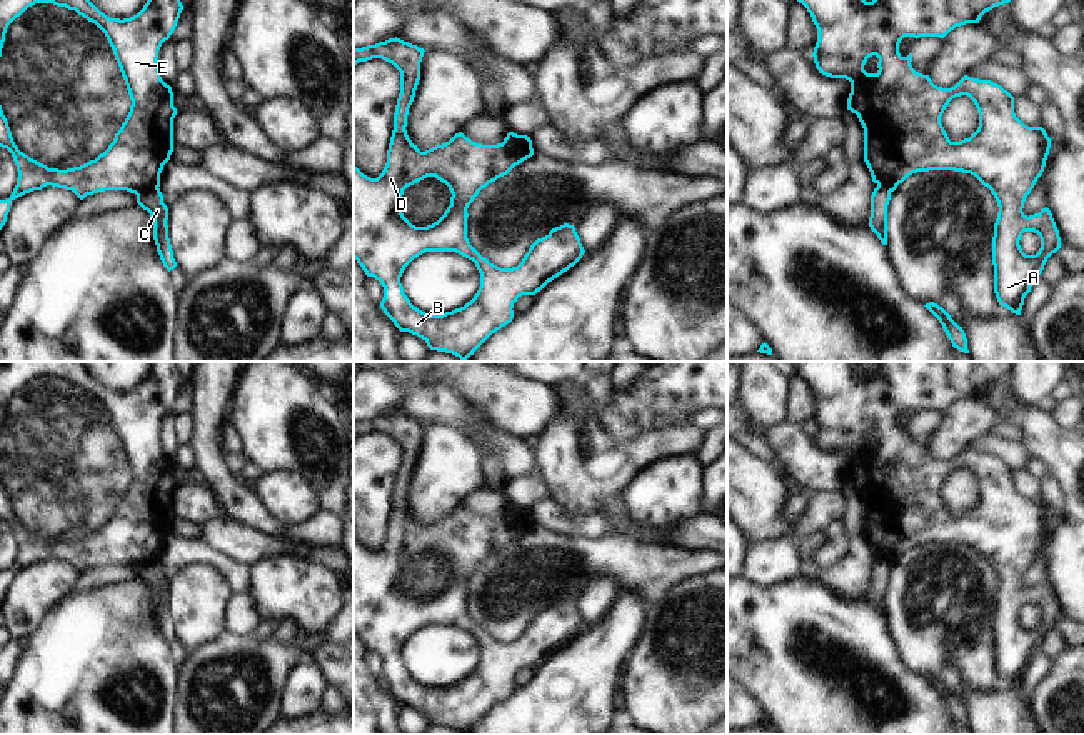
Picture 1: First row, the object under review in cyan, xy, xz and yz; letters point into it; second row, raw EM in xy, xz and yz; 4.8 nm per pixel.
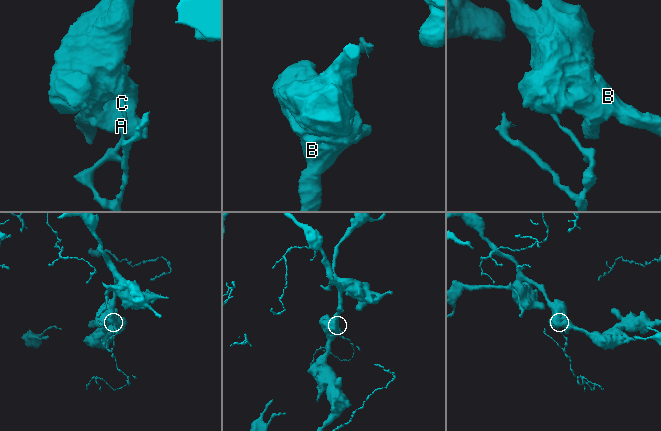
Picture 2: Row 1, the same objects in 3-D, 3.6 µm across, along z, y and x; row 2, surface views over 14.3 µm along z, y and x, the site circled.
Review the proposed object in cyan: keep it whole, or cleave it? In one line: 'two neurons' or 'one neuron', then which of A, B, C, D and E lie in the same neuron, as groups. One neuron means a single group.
two neurons; groups A B D E / C

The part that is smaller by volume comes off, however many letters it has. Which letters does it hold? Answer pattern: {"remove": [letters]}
{"remove": ["C"]}

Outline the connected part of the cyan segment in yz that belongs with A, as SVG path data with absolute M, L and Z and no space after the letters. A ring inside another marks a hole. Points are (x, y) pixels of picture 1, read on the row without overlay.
M792 362L797 375L812 390L817 415L812 425L819 447L851 455L847 483L857 488L864 502L864 535L872 555L894 565L909 548L929 543L954 543L974 548L994 568L999 585L992 610L994 667L1001 680L1021 688L1032 655L1044 643L1047 632L1061 622L1061 610L1046 580L1026 588L1024 575L1042 548L1051 512L1042 500L1027 500L1014 487L1014 470L991 453L964 448L954 460L942 462L929 448L916 445L912 427L902 430L899 417L904 410L939 410L966 397L979 397L994 380L1009 377L1014 362L879 362L872 375L866 375L859 362ZM876 428L877 445L867 447L864 438ZM967 468L979 487L979 500L969 512L951 515L941 490L956 470ZM1024 605L1041 612L1036 628L1026 628L1019 618Z

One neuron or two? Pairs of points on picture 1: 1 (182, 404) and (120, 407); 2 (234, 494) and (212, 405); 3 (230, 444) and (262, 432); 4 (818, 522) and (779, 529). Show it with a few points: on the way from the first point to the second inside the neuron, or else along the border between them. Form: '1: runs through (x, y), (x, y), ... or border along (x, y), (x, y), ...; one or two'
1: border along (184, 380), (169, 410); two
2: runs through (214, 472), (210, 469), (210, 427); one
3: border along (227, 420), (239, 439), (242, 452); two
4: border along (794, 520), (794, 532), (801, 539); two

